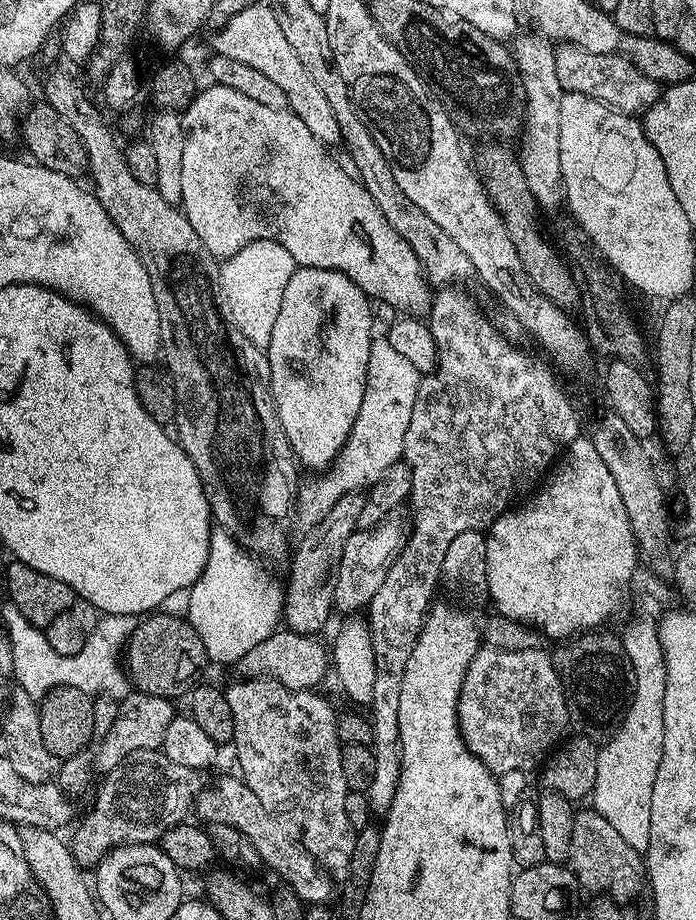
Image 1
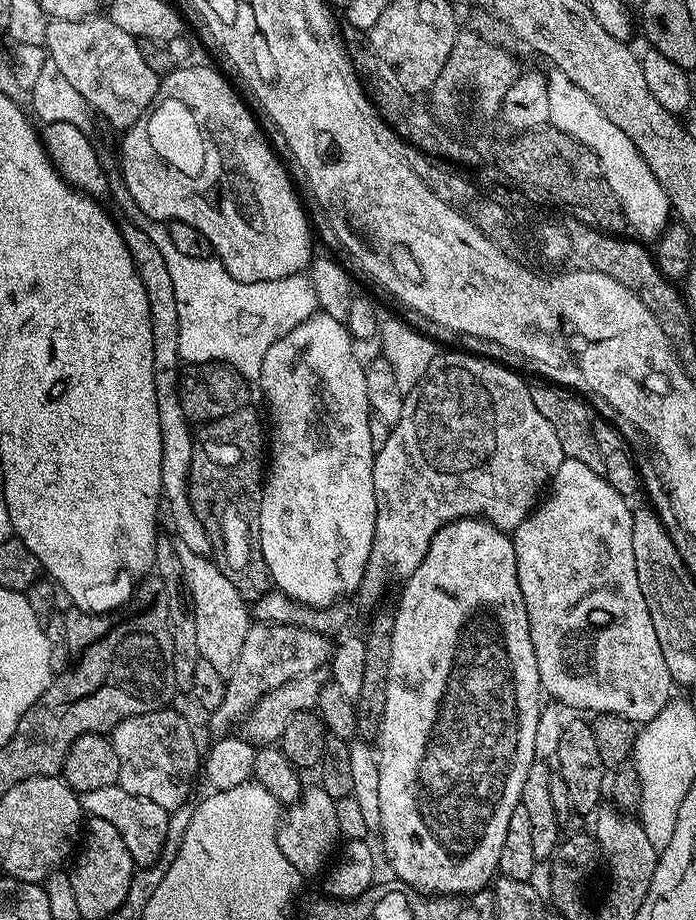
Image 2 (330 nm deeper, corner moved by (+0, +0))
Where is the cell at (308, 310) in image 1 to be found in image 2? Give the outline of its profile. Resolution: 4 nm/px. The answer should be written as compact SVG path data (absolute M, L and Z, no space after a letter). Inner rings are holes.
M317 310L313 316L306 318L302 326L294 326L290 334L278 338L270 350L266 350L266 358L262 358L262 374L258 387L264 391L268 404L272 407L272 428L276 433L270 436L270 463L266 468L264 493L260 499L260 515L258 517L258 552L264 557L268 567L271 583L284 592L297 605L310 609L320 609L335 605L342 596L348 596L359 589L364 567L370 554L370 546L374 538L374 518L376 517L376 499L374 498L374 462L376 461L371 446L372 422L368 399L366 398L365 365L360 364L356 352L352 349L354 339L348 331L345 321L330 318L330 314Z

